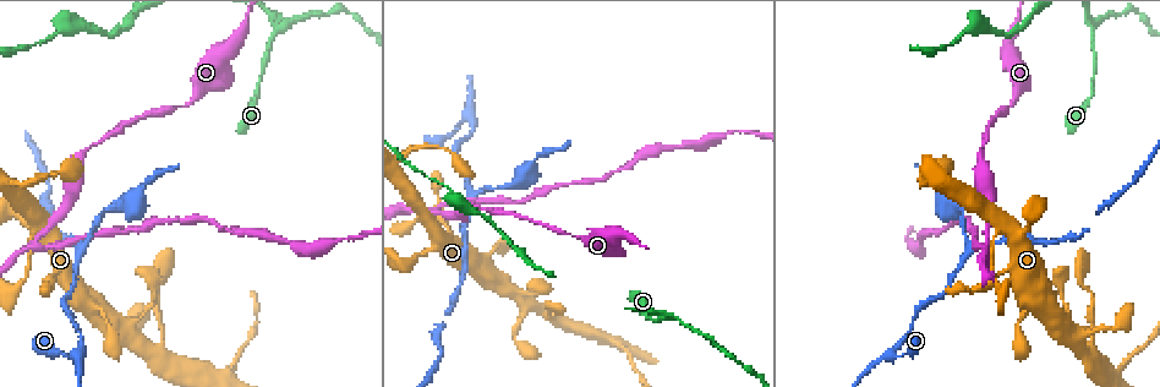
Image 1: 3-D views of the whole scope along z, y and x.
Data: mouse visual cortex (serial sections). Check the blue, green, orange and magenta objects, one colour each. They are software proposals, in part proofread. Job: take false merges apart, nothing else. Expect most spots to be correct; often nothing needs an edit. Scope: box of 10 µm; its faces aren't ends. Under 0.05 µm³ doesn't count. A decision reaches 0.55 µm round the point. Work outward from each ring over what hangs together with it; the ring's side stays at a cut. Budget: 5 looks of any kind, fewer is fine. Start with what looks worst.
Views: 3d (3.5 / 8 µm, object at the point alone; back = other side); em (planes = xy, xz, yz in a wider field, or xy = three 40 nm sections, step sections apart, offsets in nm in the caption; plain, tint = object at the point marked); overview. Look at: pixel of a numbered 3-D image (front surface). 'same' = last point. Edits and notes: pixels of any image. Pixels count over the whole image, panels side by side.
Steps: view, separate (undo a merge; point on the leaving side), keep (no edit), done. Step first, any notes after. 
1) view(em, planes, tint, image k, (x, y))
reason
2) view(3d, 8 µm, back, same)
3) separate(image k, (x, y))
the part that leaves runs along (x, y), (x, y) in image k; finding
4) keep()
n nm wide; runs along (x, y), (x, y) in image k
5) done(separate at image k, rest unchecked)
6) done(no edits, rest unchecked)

view(3d, 3.5 µm, image 1, (432, 212))
side arm on a straight run

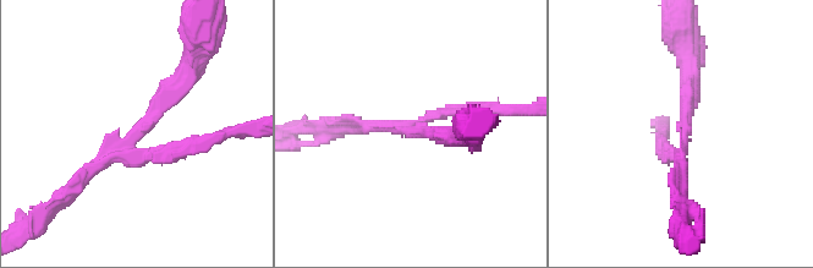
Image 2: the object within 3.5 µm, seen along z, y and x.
separate(image 2, (170, 153))
arms of 150, 150, 250 nm; the part that leaves runs along (133, 151), (152, 158), (242, 129) in image 2; two cells meet here

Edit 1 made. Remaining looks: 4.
view(overview)
see it whole again

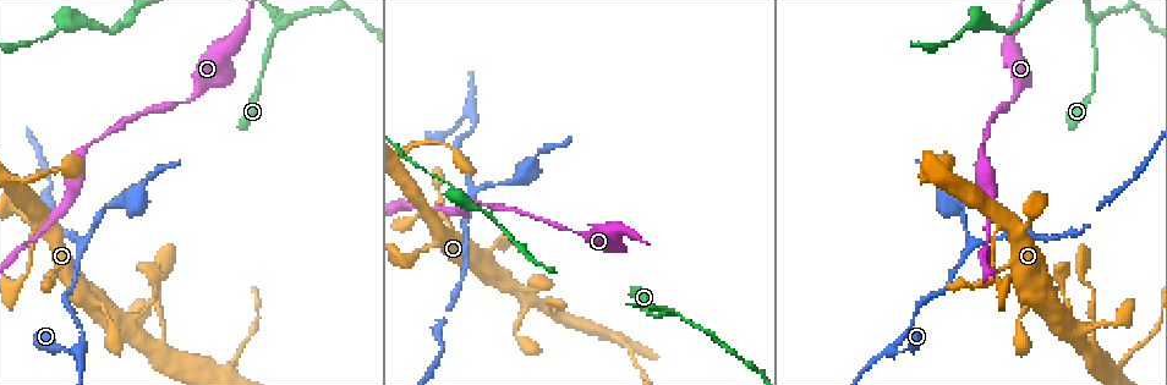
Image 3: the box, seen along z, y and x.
view(3d, 3.5 µm, image 3, (1094, 23))
narrows sharply

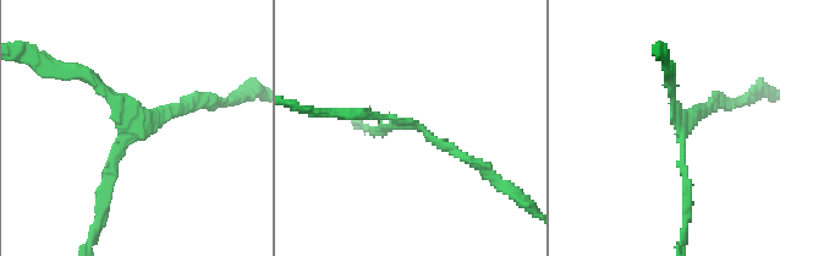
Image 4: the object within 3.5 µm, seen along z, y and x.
view(em, xy, step 3, tint, image 4, (679, 128))
3 arms; arms of 150, 150, 150 nm

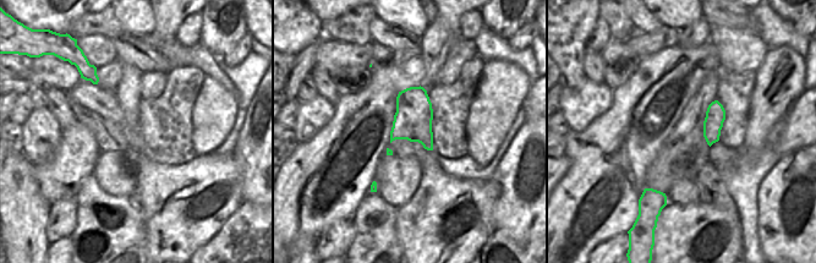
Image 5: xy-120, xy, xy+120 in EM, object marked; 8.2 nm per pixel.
keep()
320 nm wide; runs along (99, 202), (117, 135), (193, 105) in image 4; all the same cell

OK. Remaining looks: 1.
done(separate at image 2, rest unchecked)

